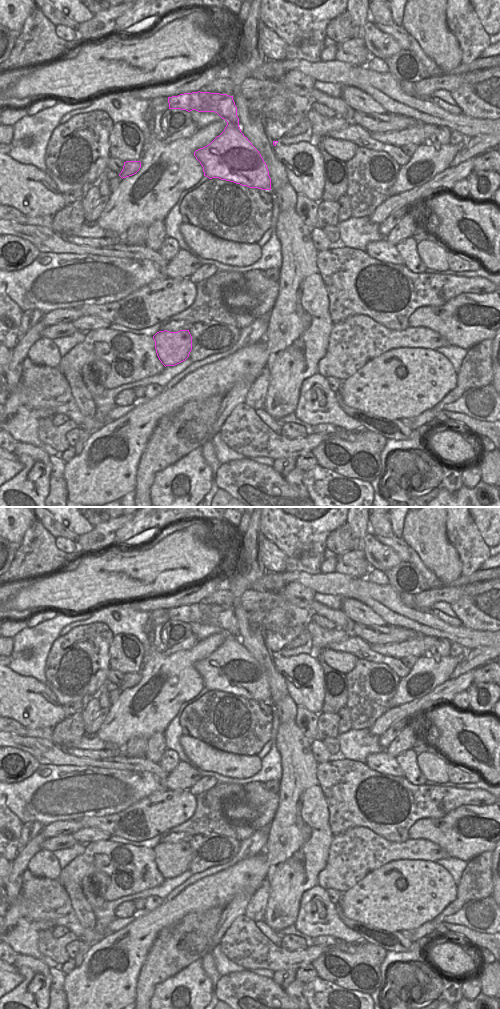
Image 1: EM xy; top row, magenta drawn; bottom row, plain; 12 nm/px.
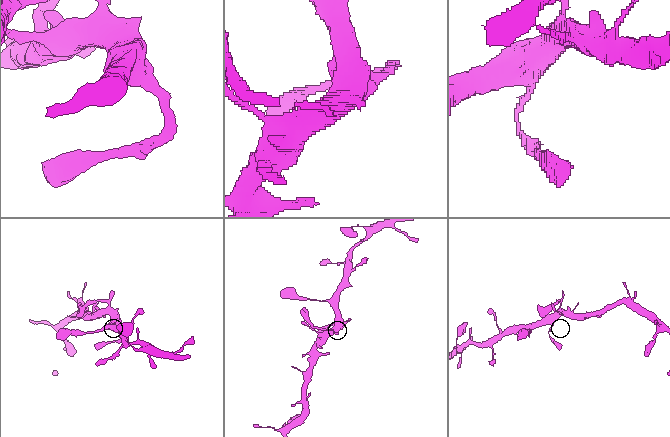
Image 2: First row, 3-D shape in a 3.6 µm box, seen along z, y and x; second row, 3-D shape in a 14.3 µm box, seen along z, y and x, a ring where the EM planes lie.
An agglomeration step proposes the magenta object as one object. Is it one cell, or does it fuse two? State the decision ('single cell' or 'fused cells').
fused cells

